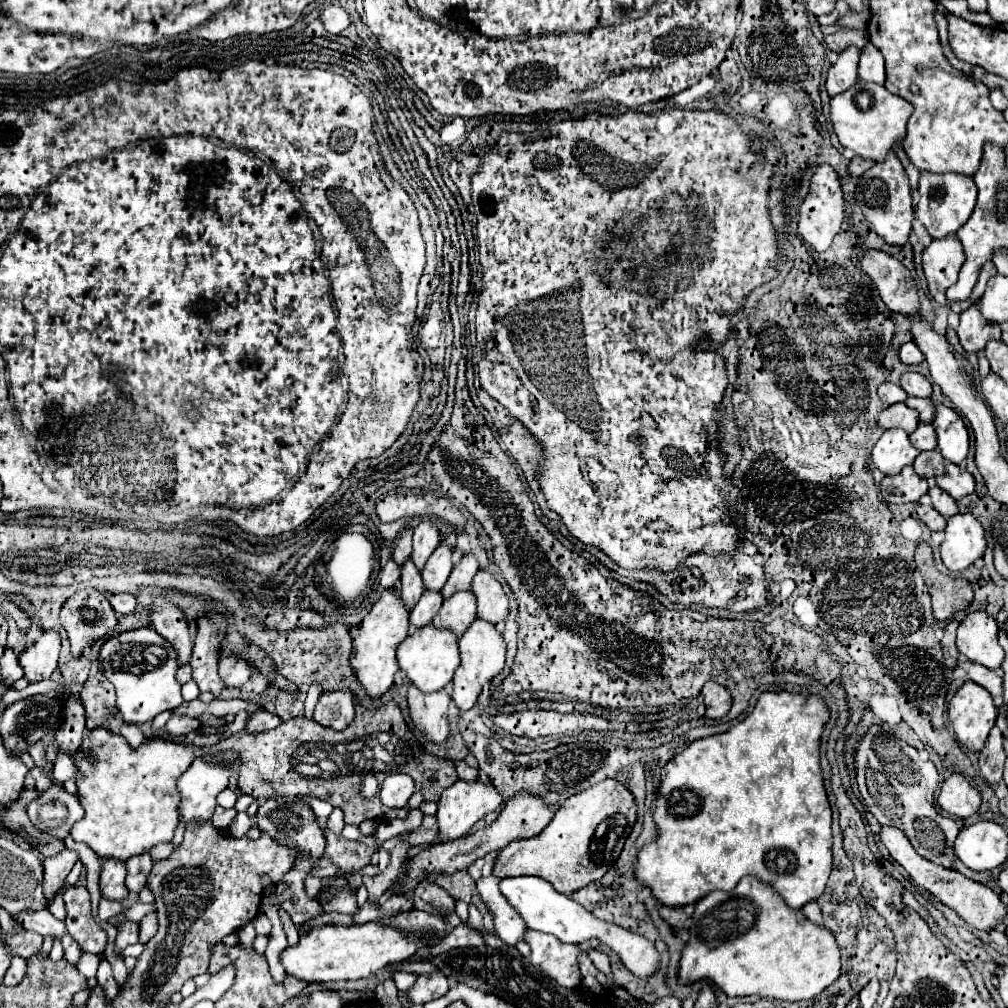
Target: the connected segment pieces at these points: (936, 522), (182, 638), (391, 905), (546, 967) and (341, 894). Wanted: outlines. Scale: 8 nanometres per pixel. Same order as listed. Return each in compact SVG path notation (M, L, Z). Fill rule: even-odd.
M918 504L916 512L918 512L918 518L920 518L930 530L944 530L944 528L946 528L946 518L944 518L942 514L938 514L932 506L922 506L922 504ZM922 510L924 510L924 518L922 518Z
M162 596L154 598L152 606L154 606L152 628L174 646L174 650L178 652L178 664L188 664L192 654L192 644L182 610L178 610L174 604L168 602L168 598Z
M392 896L390 900L386 900L382 904L382 914L384 916L394 916L394 914L410 912L410 910L412 910L412 900L408 896Z
M526 928L524 942L531 948L530 961L546 976L564 988L580 988L582 972L578 966L578 944L560 942L556 936Z
M334 878L330 882L334 888L328 888L324 892L324 910L326 912L344 912L354 914L356 908L356 892L348 890L346 878Z

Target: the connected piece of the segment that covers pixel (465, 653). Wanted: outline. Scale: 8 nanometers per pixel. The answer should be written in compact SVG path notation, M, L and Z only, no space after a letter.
M474 620L474 624L464 632L464 636L458 640L458 648L460 648L460 658L462 664L458 666L452 684L452 700L460 710L470 710L476 704L478 694L482 692L484 684L492 682L504 668L504 654L506 654L506 644L502 640L502 636L498 634L498 630L494 628L494 624L486 624L484 620Z

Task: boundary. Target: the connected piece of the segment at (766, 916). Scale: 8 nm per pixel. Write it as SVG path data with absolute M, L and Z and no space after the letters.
M744 876L738 886L732 892L710 892L708 896L704 896L702 900L698 900L694 904L694 914L690 918L690 926L688 926L688 942L684 944L682 956L680 956L680 968L678 968L678 982L688 986L700 980L710 980L714 982L726 996L730 998L744 998L744 996L760 996L760 998L774 998L774 1000L788 1000L788 1002L798 1002L798 1000L810 1000L814 996L818 996L826 986L830 986L838 976L840 976L840 956L838 956L838 946L834 936L830 934L828 928L824 926L814 926L810 924L800 910L792 910L786 908L784 900L766 884L762 884L758 878L754 876Z

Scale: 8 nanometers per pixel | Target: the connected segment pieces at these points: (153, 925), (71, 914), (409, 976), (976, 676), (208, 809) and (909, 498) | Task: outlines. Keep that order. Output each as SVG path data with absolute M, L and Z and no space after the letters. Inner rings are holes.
M148 914L142 922L140 922L140 942L146 944L154 934L158 932L158 922L156 922L156 914Z
M70 888L64 892L66 902L66 928L76 942L86 948L86 952L104 952L108 944L108 934L96 924L90 912L90 898L86 888Z
M404 971L396 972L393 976L396 987L399 991L409 990L418 978L418 974L407 973Z
M960 654L960 658L958 658L958 666L966 670L966 674L968 674L968 678L970 678L972 682L984 686L990 694L1002 694L1002 678L1000 678L1000 674L996 674L994 670L988 670L988 668L984 668L984 666L976 664L976 662L970 662L970 660L964 658L962 654Z
M194 760L192 766L178 778L180 792L180 820L190 826L198 822L210 822L216 808L216 794L228 786L230 770L218 762Z
M912 466L902 468L896 476L884 476L880 484L880 494L886 502L892 504L906 504L906 502L918 502L928 492L926 478L914 474Z

